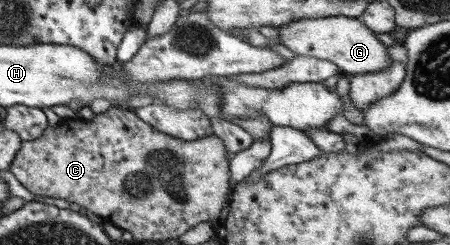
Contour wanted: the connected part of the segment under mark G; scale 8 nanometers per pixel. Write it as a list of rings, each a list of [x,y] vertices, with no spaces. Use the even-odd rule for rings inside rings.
[[[329,16],[326,18],[300,19],[276,28],[280,42],[298,56],[314,56],[320,60],[333,62],[346,75],[364,75],[366,73],[386,71],[394,62],[388,56],[386,45],[376,38],[360,19],[347,16]]]

